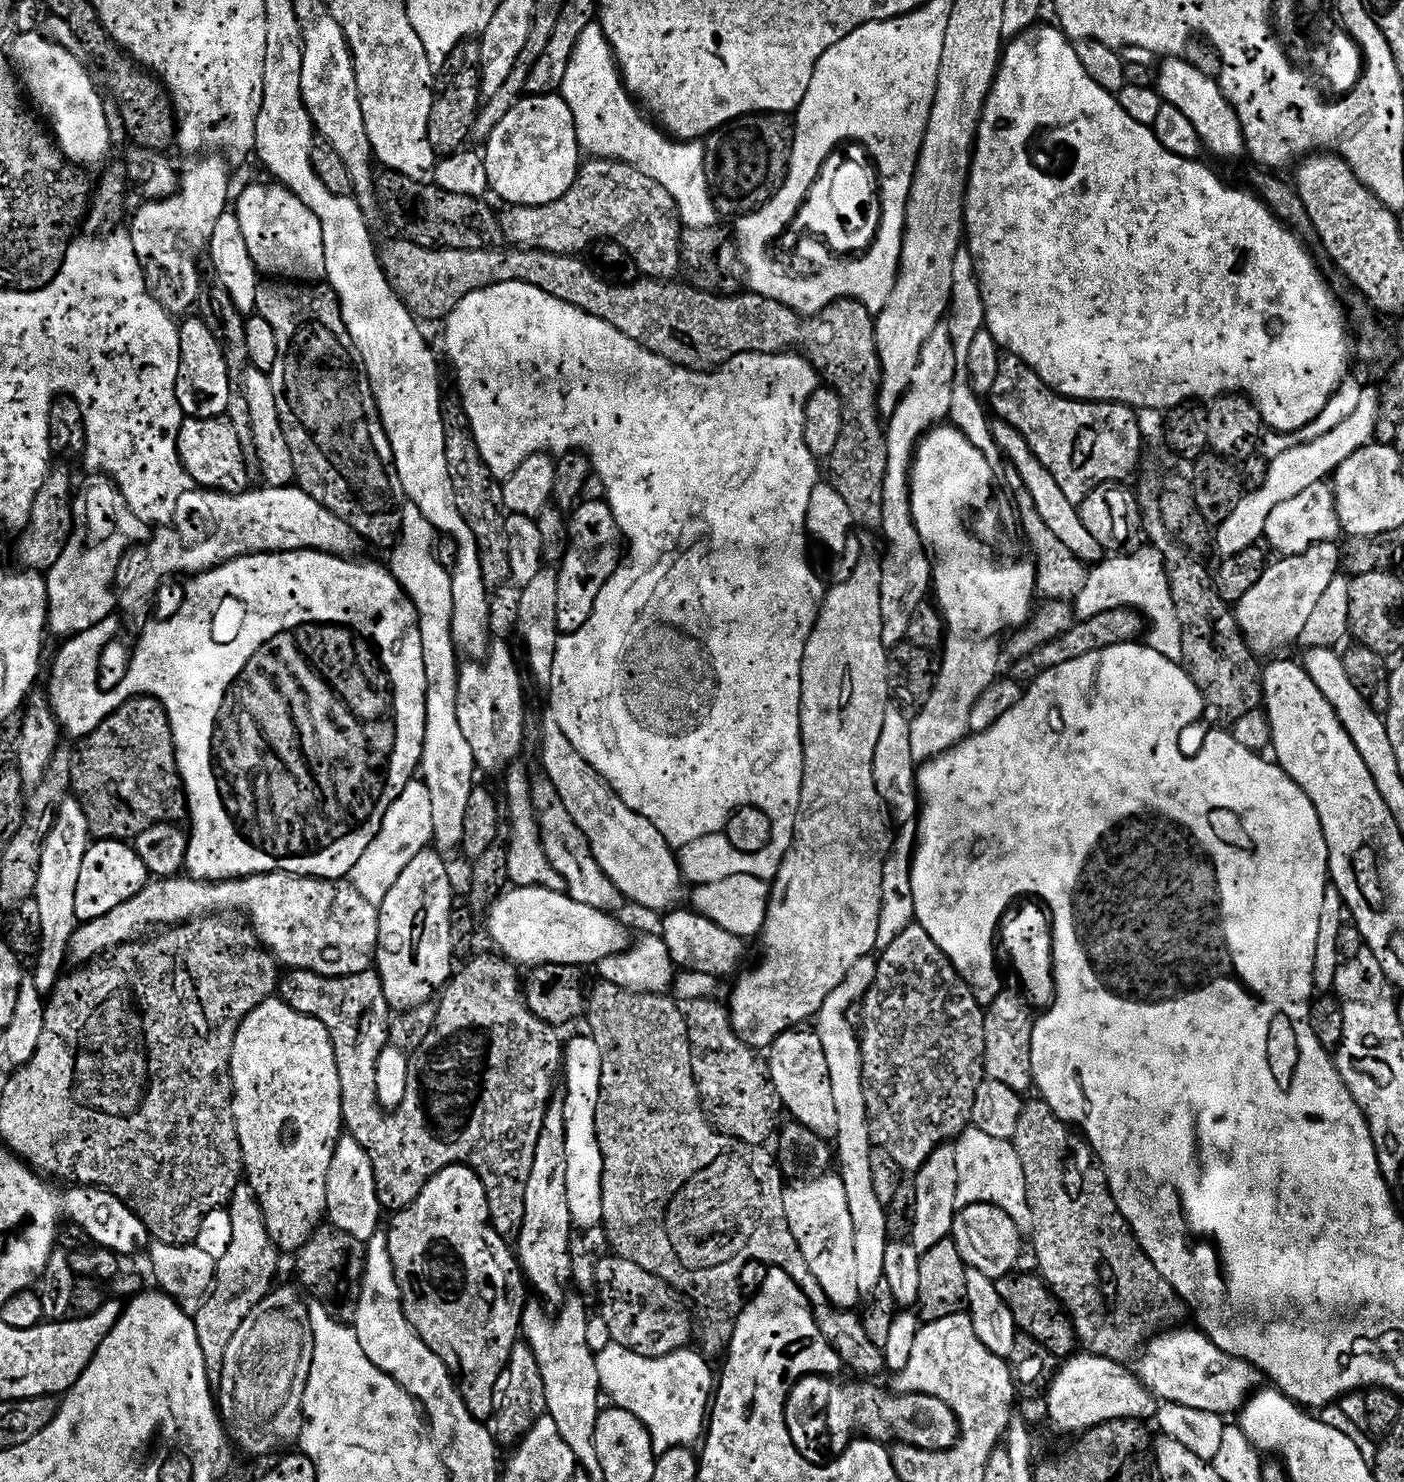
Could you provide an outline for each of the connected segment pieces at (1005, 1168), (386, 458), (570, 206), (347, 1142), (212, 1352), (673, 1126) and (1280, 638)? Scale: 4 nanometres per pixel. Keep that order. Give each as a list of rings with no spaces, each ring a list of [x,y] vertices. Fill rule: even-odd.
[[[969,1126],[955,1141],[954,1147],[958,1158],[957,1205],[993,1204],[1014,1218],[1014,1226],[1018,1226],[1021,1234],[1031,1233],[1032,1211],[1026,1198],[1026,1178],[1015,1144],[1011,1140],[990,1138],[990,1134],[982,1134],[982,1130]]]
[[[268,278],[258,286],[255,315],[266,318],[266,322],[270,322],[270,326],[274,326],[274,338],[278,338],[278,362],[274,362],[274,370],[270,375],[274,386],[274,402],[278,402],[278,414],[282,418],[282,430],[286,434],[286,442],[290,442],[290,454],[294,454],[295,483],[303,492],[310,494],[310,498],[314,498],[314,502],[322,502],[322,506],[326,506],[326,510],[338,514],[338,518],[342,518],[342,522],[346,522],[346,526],[350,526],[359,534],[361,541],[368,543],[369,540],[370,543],[377,544],[380,548],[391,549],[400,536],[406,497],[402,490],[402,482],[398,478],[390,438],[382,426],[376,399],[372,393],[362,358],[358,354],[358,346],[351,337],[350,330],[346,328],[339,298],[331,288],[321,286],[316,282],[285,282],[279,278]]]
[[[612,158],[612,160],[592,160],[581,163],[579,172],[574,178],[574,186],[570,186],[570,190],[566,190],[566,194],[562,194],[562,198],[558,198],[558,202],[550,202],[546,206],[522,206],[517,204],[515,206],[508,206],[503,209],[498,216],[498,223],[503,239],[509,245],[519,246],[521,248],[533,248],[539,252],[553,252],[559,256],[580,256],[587,253],[591,249],[593,243],[597,240],[613,240],[618,242],[626,250],[626,254],[630,254],[630,258],[634,258],[634,262],[638,266],[638,270],[648,278],[653,280],[670,280],[681,271],[682,261],[680,258],[680,234],[682,225],[680,222],[680,214],[676,210],[676,203],[674,198],[670,198],[670,194],[666,190],[666,186],[658,186],[658,182],[654,182],[654,178],[650,178],[646,174],[642,174],[634,166],[622,163],[619,158]]]
[[[341,1135],[336,1144],[334,1158],[330,1162],[330,1174],[326,1178],[326,1206],[327,1223],[338,1230],[346,1230],[350,1238],[367,1242],[381,1231],[382,1209],[374,1182],[374,1166],[370,1166],[366,1150],[362,1150],[362,1146],[353,1136]]]
[[[247,1182],[237,1186],[226,1207],[233,1223],[234,1238],[230,1240],[230,1250],[216,1261],[216,1277],[213,1278],[211,1291],[194,1312],[198,1346],[202,1346],[202,1358],[206,1358],[208,1381],[214,1386],[222,1382],[222,1366],[234,1334],[238,1334],[242,1322],[250,1318],[250,1310],[254,1310],[254,1306],[258,1306],[258,1302],[262,1302],[277,1283],[276,1271],[282,1259],[280,1249],[266,1228],[260,1199]]]
[[[600,980],[596,985],[591,985],[590,991],[586,996],[586,1021],[590,1038],[598,1042],[598,1050],[602,1050],[602,1082],[600,1083],[600,1093],[598,1094],[598,1106],[596,1107],[596,1137],[598,1146],[602,1154],[602,1232],[608,1235],[608,1244],[613,1253],[630,1262],[638,1262],[642,1270],[662,1278],[671,1288],[676,1289],[681,1296],[690,1301],[694,1309],[695,1319],[698,1321],[698,1345],[699,1351],[705,1357],[712,1356],[723,1357],[727,1353],[728,1347],[732,1345],[734,1330],[736,1329],[736,1320],[740,1316],[740,1310],[744,1307],[746,1300],[740,1291],[740,1275],[742,1266],[746,1266],[751,1260],[757,1260],[760,1264],[766,1264],[773,1268],[780,1268],[806,1294],[808,1305],[812,1308],[814,1318],[818,1322],[818,1330],[830,1342],[830,1346],[838,1354],[841,1365],[845,1369],[849,1368],[849,1373],[855,1374],[860,1378],[876,1378],[879,1372],[885,1371],[884,1350],[883,1347],[874,1342],[870,1342],[866,1334],[866,1326],[861,1313],[856,1310],[846,1308],[836,1308],[826,1298],[826,1290],[822,1290],[818,1278],[814,1278],[813,1271],[802,1258],[802,1250],[790,1230],[790,1222],[786,1222],[786,1206],[784,1205],[784,1189],[786,1187],[785,1173],[778,1163],[777,1157],[772,1156],[767,1151],[767,1147],[759,1144],[747,1144],[738,1138],[730,1138],[716,1131],[712,1126],[708,1115],[704,1113],[704,1108],[700,1104],[700,1095],[696,1080],[692,1076],[692,1059],[690,1058],[690,1038],[688,1037],[688,1017],[685,1009],[671,995],[658,992],[631,992],[622,986],[614,986],[608,980]]]
[[[1329,542],[1277,561],[1277,564],[1269,563],[1265,567],[1262,578],[1258,578],[1258,583],[1246,593],[1246,598],[1234,605],[1240,630],[1252,652],[1260,658],[1299,641],[1310,613],[1316,609],[1322,593],[1341,571],[1342,548],[1339,543]]]

